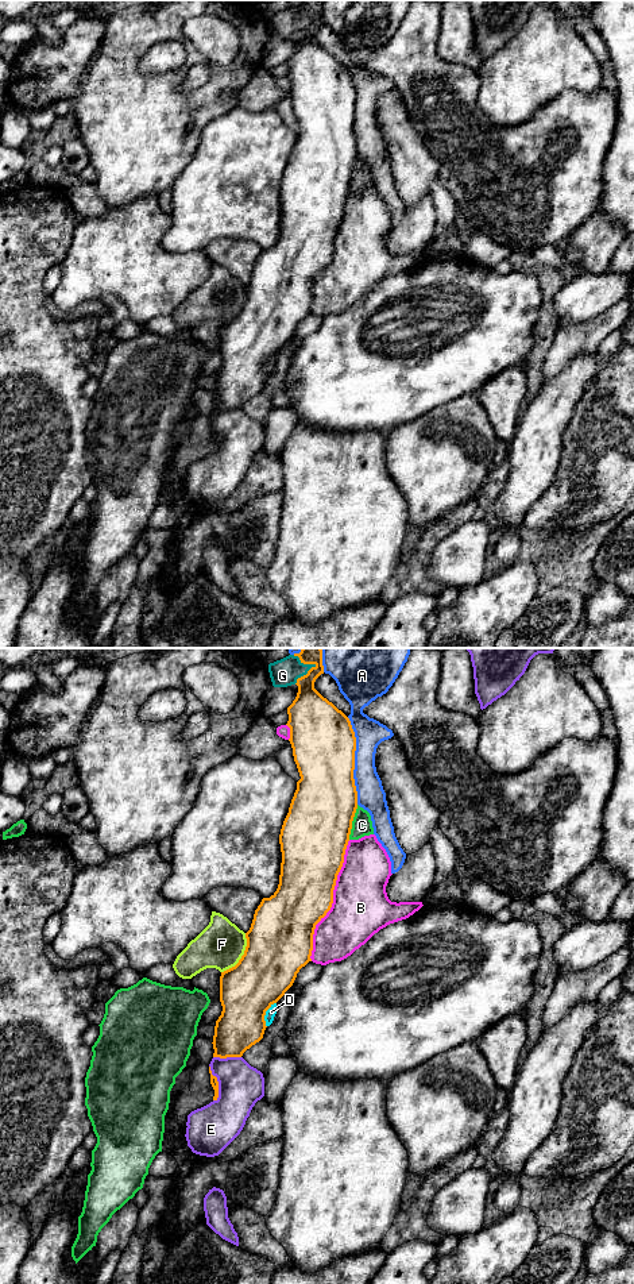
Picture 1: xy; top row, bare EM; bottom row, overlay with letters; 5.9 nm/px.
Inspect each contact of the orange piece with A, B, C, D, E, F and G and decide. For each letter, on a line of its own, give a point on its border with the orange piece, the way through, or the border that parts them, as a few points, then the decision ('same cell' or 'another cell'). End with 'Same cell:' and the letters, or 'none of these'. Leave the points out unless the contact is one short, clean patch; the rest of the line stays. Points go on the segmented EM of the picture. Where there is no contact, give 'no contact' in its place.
A: meets orange in xy at (354, 760); another cell
B: meets orange in xy at (332, 901); another cell
C: meets orange in xy at (351, 822); another cell
D: meets orange in xy at (265, 1014); another cell
E: meets orange in xy at (217, 1083); another cell
F: meets orange in xy at (242, 956); another cell
G: meets orange in xy at (304, 675); another cell
Same cell: none of these

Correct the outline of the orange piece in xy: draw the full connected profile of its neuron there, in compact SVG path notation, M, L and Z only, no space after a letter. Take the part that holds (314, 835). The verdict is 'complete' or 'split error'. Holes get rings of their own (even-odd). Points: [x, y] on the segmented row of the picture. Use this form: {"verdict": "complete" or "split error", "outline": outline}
{"verdict": "complete", "outline": "M302 648L294 656L313 666L297 679L298 693L287 707L289 741L301 779L279 834L282 863L278 888L270 898L263 898L255 910L246 933L244 955L220 976L223 1011L212 1042L213 1057L220 1059L241 1057L263 1038L266 1011L293 986L299 969L312 961L314 929L332 907L357 809L355 732L349 718L314 689L316 679L324 674L322 649Z"}

